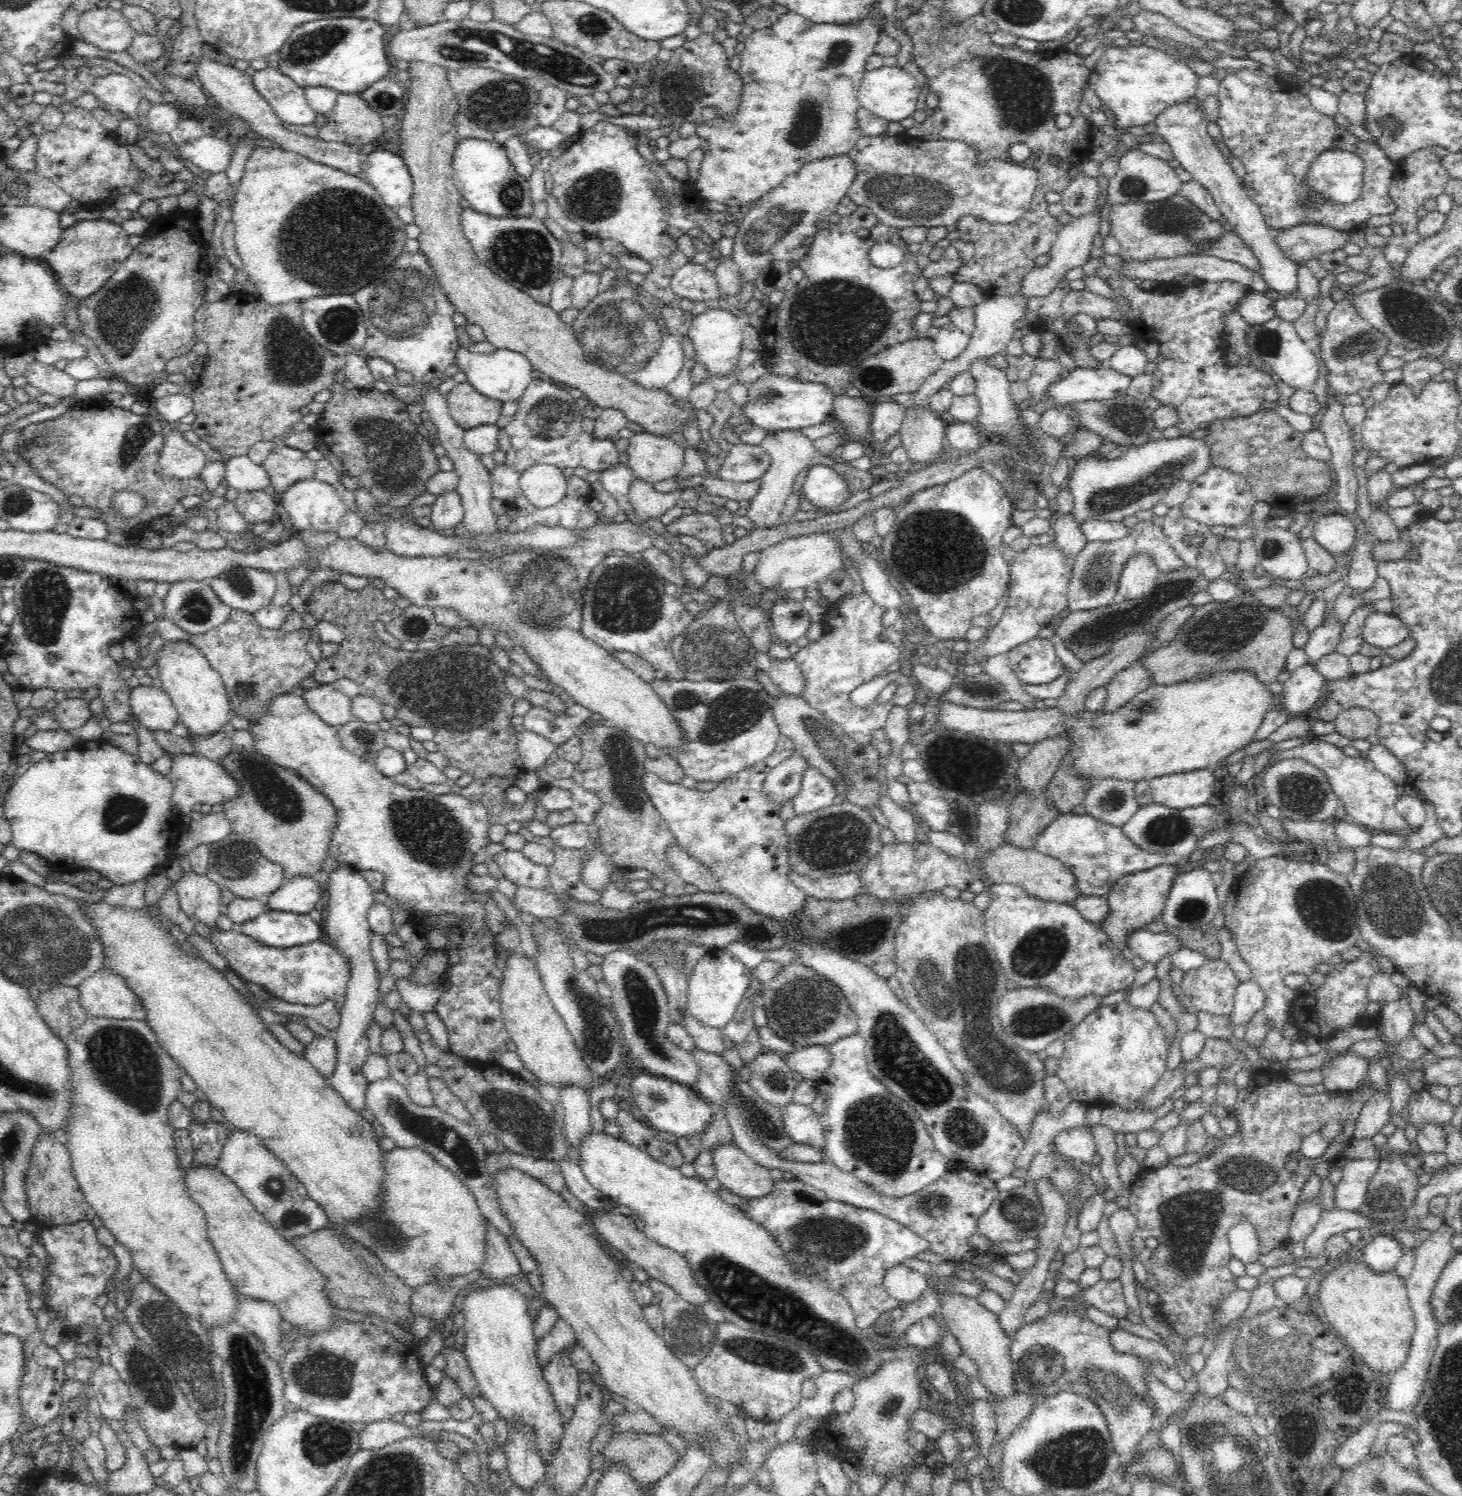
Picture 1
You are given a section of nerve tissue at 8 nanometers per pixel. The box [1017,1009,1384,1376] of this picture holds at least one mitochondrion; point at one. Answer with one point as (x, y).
(1190, 1218)

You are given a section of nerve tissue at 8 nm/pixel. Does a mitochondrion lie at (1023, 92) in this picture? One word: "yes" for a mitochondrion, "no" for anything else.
yes

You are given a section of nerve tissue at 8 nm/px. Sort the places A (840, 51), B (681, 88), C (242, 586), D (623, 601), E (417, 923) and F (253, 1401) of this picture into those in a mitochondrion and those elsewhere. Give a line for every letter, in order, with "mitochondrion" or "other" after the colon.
A: mitochondrion
B: mitochondrion
C: mitochondrion
D: mitochondrion
E: other
F: mitochondrion

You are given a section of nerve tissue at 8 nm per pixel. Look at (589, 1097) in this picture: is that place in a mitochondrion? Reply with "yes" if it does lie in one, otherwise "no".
no

